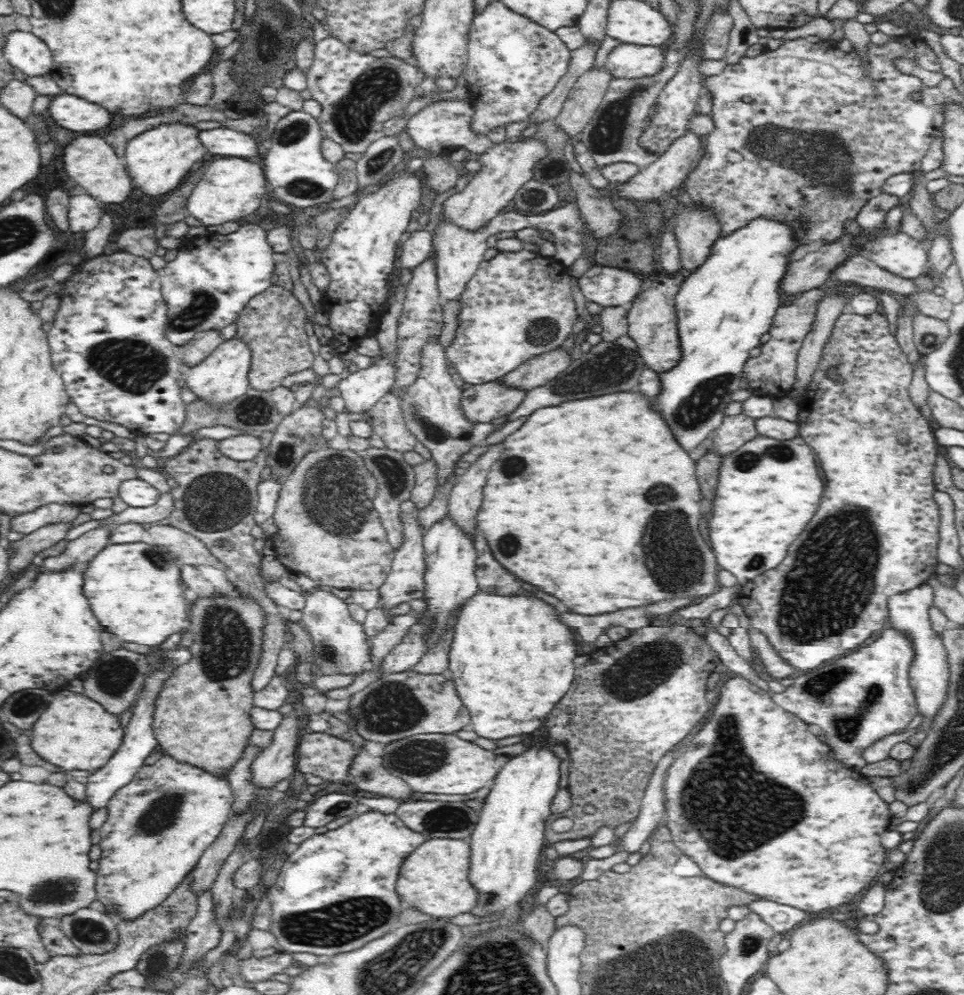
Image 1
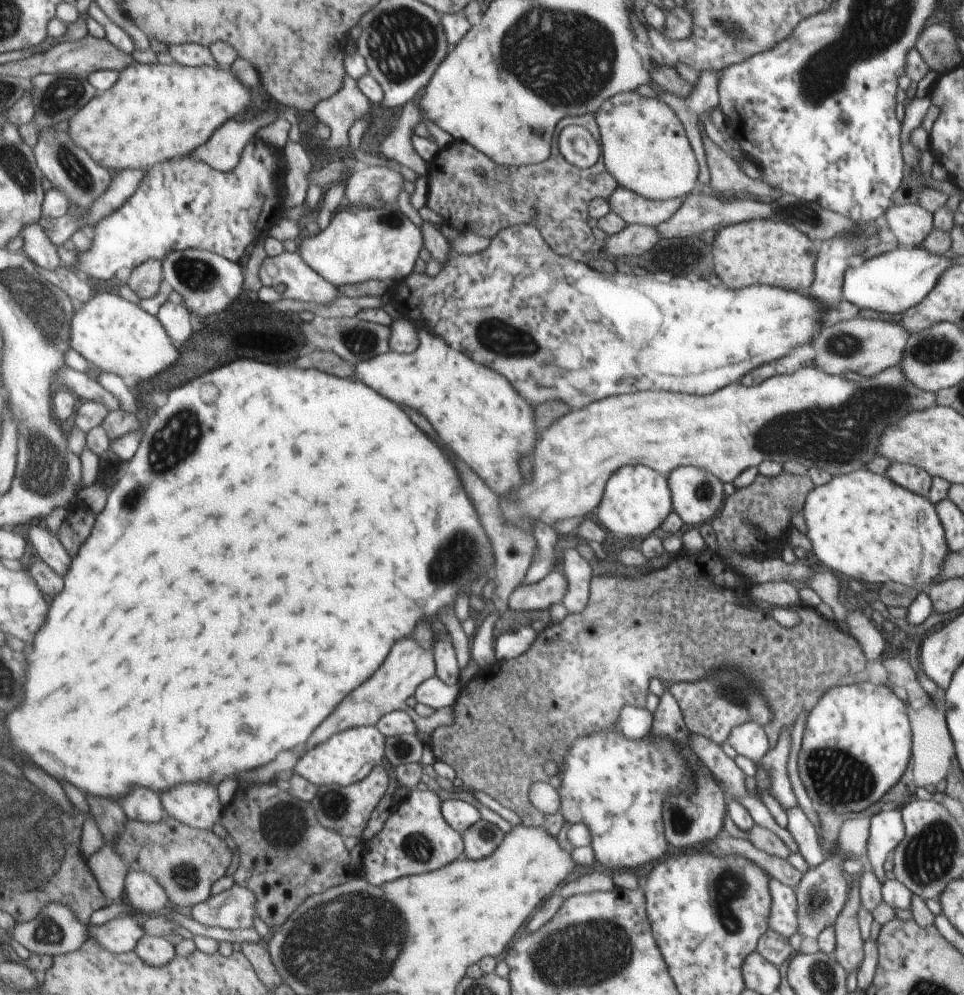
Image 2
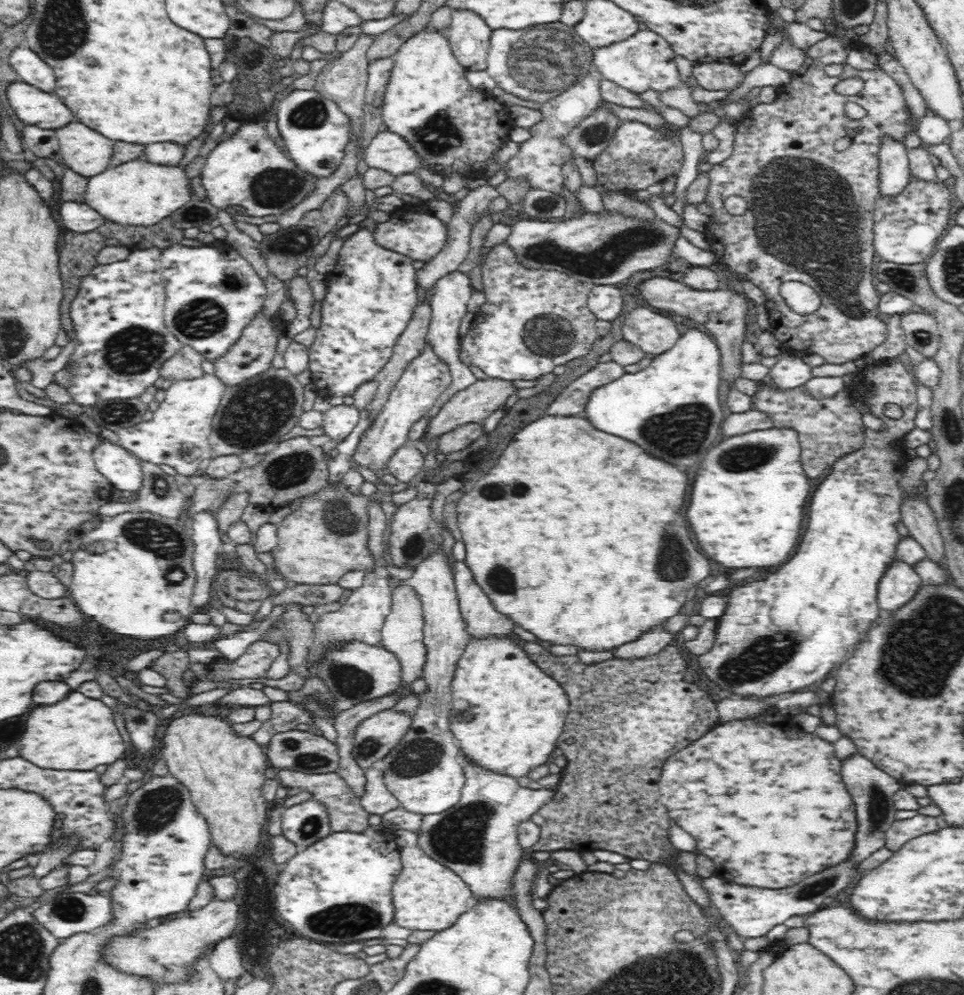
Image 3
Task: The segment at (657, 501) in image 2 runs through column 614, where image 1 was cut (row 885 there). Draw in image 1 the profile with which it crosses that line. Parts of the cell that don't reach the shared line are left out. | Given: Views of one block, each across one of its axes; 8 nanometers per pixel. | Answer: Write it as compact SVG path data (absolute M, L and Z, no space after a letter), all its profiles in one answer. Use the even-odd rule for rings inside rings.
M548 742L536 744L505 762L498 772L478 822L470 835L469 880L481 894L481 902L471 908L476 916L512 912L538 883L536 870L540 852L546 845L545 826L552 814L551 802L560 790L560 760L548 750Z

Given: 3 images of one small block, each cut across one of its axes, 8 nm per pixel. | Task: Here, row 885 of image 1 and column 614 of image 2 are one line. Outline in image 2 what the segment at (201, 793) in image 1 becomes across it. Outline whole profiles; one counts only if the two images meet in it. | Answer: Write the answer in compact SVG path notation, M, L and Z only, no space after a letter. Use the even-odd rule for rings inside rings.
M631 91L629 94L611 97L601 110L597 111L595 117L600 131L601 156L609 174L618 182L618 187L634 191L641 198L656 201L684 199L694 192L699 165L680 120L664 102L656 100L654 96L646 98L636 91Z

